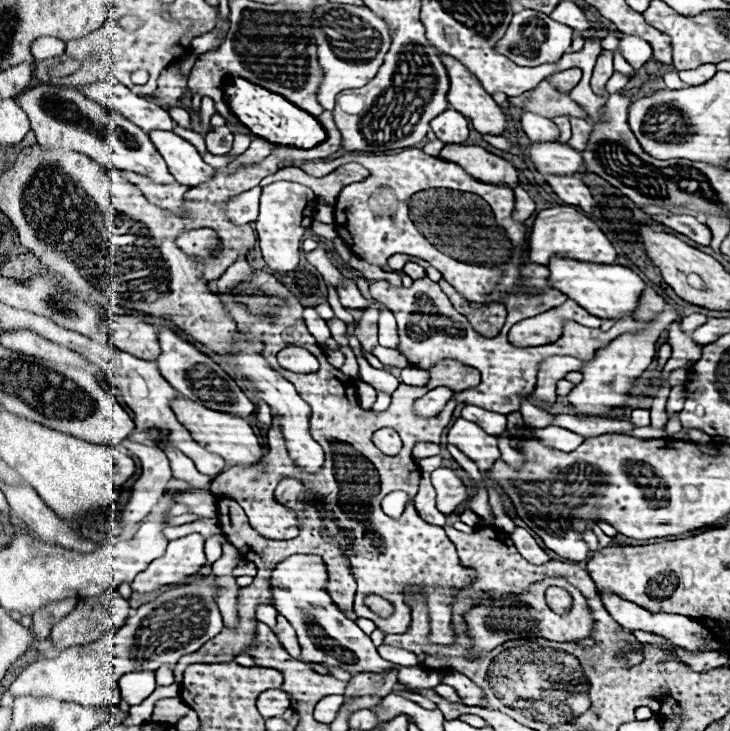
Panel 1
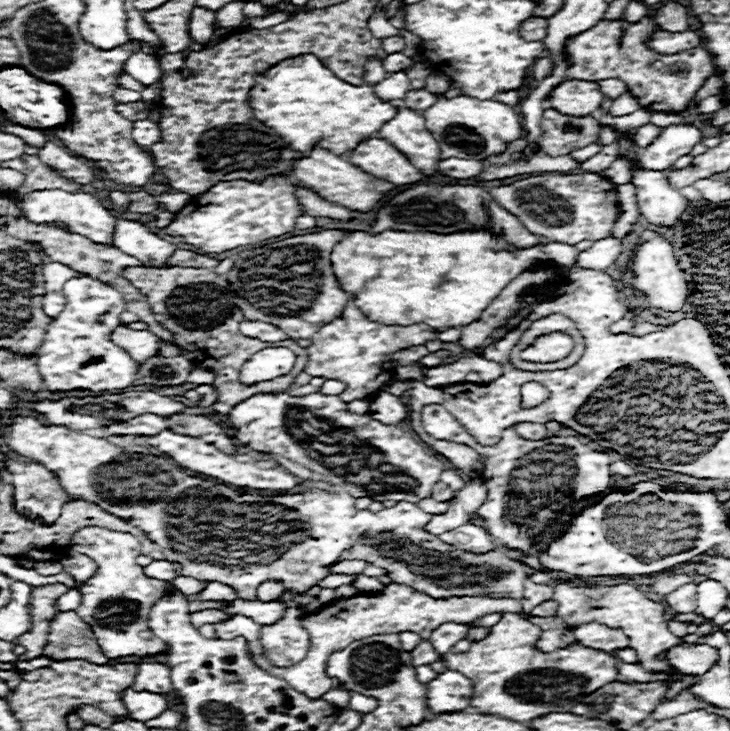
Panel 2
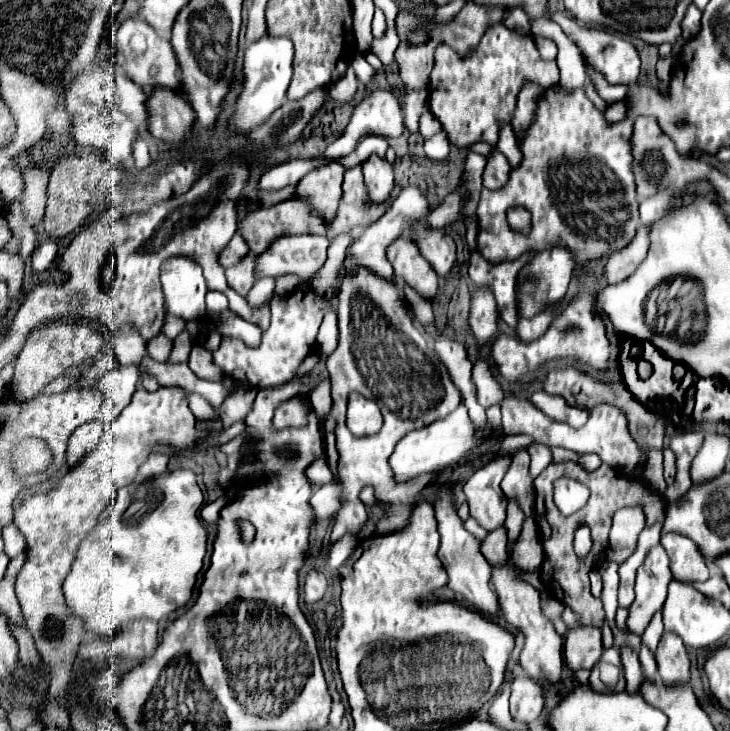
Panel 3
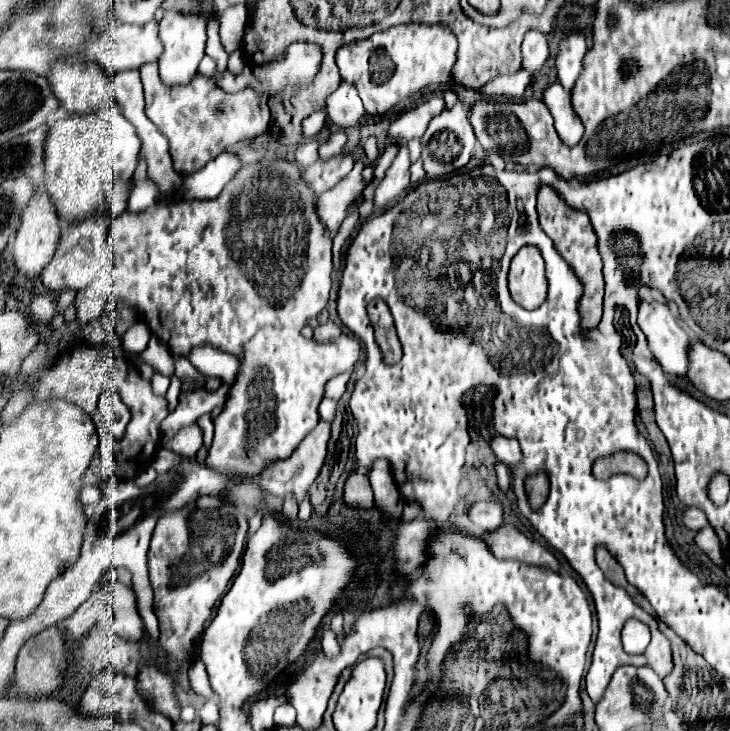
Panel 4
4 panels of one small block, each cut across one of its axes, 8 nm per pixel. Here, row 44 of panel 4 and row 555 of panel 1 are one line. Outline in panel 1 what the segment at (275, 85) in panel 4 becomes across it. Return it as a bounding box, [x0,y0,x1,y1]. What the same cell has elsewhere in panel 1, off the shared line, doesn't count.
[272,554,440,690]

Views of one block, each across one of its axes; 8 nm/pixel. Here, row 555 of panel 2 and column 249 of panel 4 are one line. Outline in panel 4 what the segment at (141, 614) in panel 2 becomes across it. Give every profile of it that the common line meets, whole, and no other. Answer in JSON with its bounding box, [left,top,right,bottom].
[140,62,268,174]

